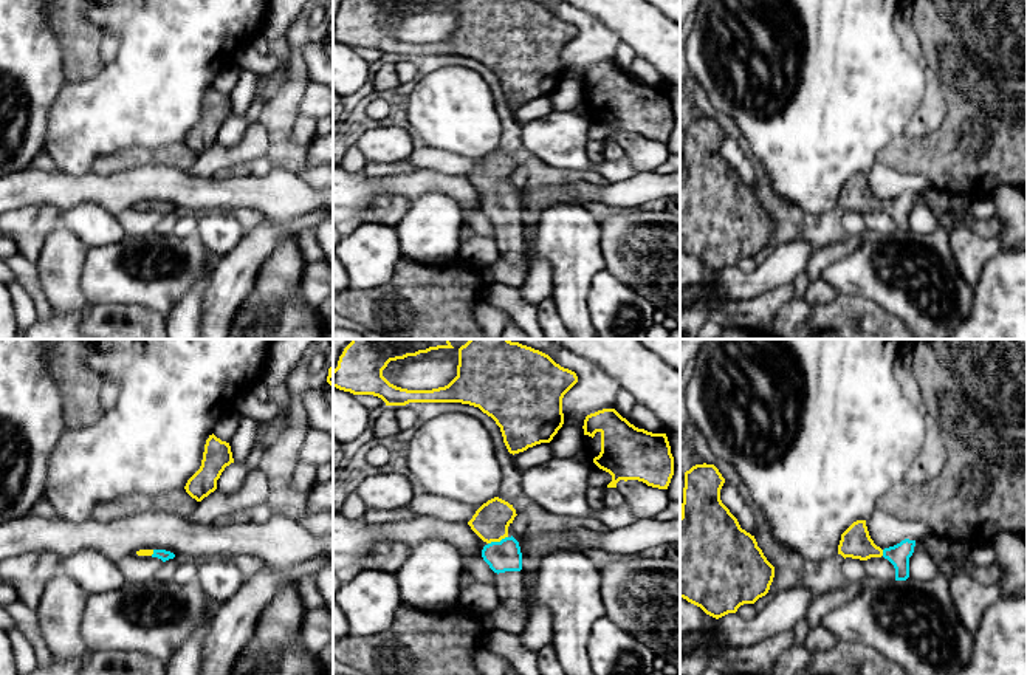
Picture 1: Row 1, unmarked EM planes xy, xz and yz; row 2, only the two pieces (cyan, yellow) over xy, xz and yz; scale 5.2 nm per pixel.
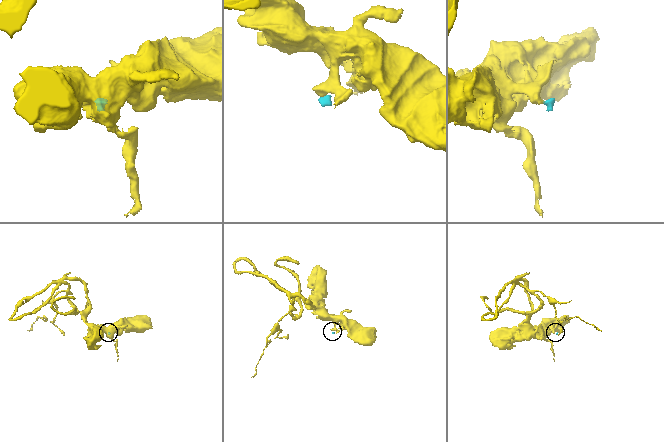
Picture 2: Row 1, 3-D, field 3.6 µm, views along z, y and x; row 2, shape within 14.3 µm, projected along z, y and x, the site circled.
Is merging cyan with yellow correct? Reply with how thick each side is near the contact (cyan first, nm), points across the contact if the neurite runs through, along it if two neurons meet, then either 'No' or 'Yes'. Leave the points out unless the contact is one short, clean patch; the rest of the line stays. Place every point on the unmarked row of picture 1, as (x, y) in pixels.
Thickness 160 nm (cyan) against 190 nm. Path across: xz (502, 209), (498, 195), (491, 174). Yes

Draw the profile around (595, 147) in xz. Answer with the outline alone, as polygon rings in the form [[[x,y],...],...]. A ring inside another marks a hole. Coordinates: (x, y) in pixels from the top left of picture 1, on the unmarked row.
[[[596,139],[589,141],[587,156],[589,156],[589,161],[590,161],[593,169],[596,169],[599,164],[603,164],[606,161],[603,150],[604,150],[604,142],[596,141]]]

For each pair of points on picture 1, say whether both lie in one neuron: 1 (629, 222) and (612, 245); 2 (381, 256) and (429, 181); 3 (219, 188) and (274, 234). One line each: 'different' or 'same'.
1: same
2: different
3: different

